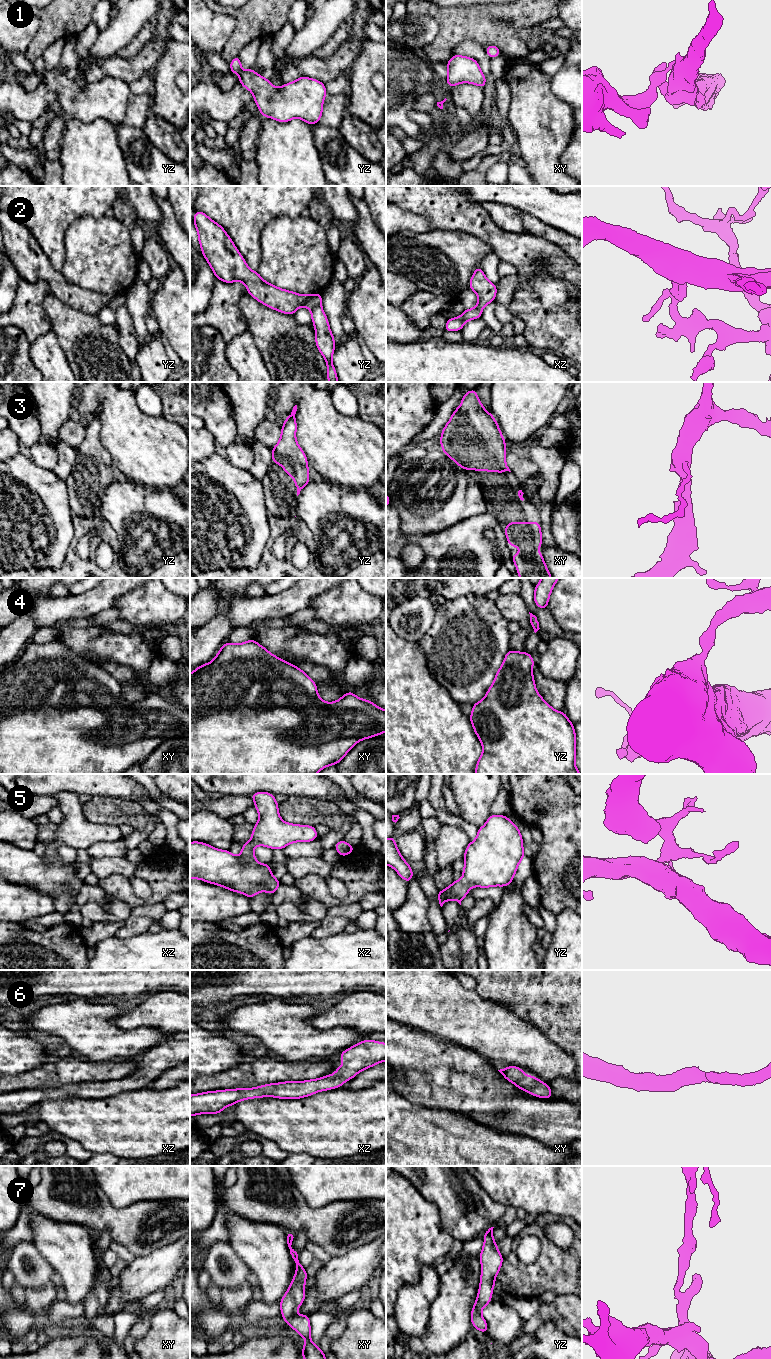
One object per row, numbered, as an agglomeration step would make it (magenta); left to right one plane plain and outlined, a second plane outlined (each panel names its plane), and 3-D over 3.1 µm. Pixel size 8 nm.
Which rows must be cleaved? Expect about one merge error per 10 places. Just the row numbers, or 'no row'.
2

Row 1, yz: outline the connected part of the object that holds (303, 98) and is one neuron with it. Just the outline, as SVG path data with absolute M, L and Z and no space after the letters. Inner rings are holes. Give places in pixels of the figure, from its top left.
M238 55L229 64L230 72L237 73L240 84L252 92L254 102L263 118L272 118L280 123L286 123L294 118L299 118L311 126L317 124L321 119L323 101L326 98L327 91L325 84L319 80L300 76L296 81L283 84L282 87L277 88L271 84L269 79L264 78L260 74L256 74L254 68L243 71Z

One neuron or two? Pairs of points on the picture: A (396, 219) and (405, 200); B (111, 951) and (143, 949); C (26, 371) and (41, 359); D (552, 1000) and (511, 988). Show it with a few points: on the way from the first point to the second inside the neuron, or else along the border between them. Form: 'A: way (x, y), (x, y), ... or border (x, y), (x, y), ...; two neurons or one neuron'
A: border (396, 204), (399, 207), (423, 216); two neurons
B: way (119, 951), (135, 951); one neuron
C: border (30, 344), (29, 358), (40, 371); two neurons
D: way (542, 999), (528, 999), (521, 996); one neuron

